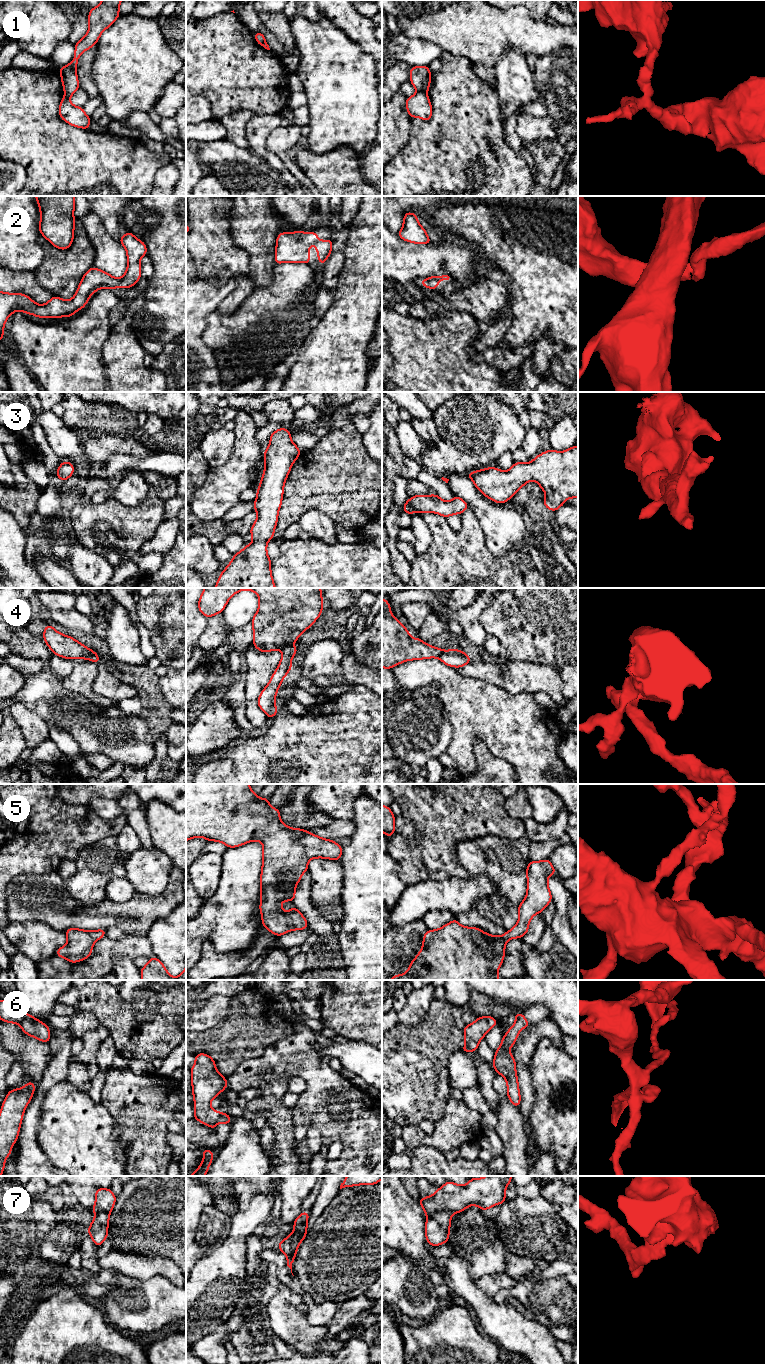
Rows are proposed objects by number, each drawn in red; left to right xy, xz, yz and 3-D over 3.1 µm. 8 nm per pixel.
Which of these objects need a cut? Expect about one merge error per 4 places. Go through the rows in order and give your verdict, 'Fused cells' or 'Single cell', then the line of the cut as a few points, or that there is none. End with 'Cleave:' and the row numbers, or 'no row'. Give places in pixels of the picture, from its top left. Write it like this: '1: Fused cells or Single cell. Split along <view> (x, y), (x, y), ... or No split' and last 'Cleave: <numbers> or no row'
1: Fused cells. Split along yz (417, 90), (426, 94)
2: Single cell. No split
3: Single cell. No split
4: Fused cells. Split along xz (292, 644), (281, 649)
5: Single cell. No split
6: Single cell. No split
7: Fused cells. Split along xz (306, 1228), (296, 1240), (292, 1239)
Cleave: 1, 4, 7

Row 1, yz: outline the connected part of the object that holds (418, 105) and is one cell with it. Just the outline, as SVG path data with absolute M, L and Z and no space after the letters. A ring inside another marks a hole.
M420 91L406 98L406 109L410 118L419 117L424 121L429 121L433 113L427 94Z

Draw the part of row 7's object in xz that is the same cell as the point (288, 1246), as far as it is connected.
M301 1212L300 1215L296 1218L296 1220L295 1220L294 1223L293 1223L294 1231L293 1231L291 1234L289 1234L286 1239L284 1239L284 1240L282 1240L282 1241L280 1241L280 1242L278 1243L278 1247L279 1247L280 1251L281 1251L282 1253L284 1253L284 1254L286 1255L286 1257L287 1257L287 1266L291 1269L291 1273L292 1273L292 1264L293 1264L293 1261L294 1261L294 1259L295 1259L296 1253L297 1253L297 1251L298 1251L298 1246L299 1246L299 1244L300 1244L300 1243L305 1239L305 1237L306 1237L306 1232L307 1232L307 1229L308 1229L308 1227L307 1227L307 1221L308 1221L309 1215L310 1215L310 1212ZM301 1227L304 1227L304 1228L306 1229L306 1231L305 1231L304 1233L300 1234L299 1239L298 1239L297 1241L294 1241L293 1238L292 1238L292 1236L293 1236L293 1234L295 1233L296 1229L297 1229L297 1228L301 1228ZM292 1273L292 1275L293 1275L293 1273ZM293 1275L293 1276L294 1276L294 1275Z

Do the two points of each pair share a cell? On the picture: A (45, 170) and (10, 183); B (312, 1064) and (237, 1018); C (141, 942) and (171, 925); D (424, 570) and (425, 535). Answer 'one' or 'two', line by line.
A: two
B: two
C: two
D: two

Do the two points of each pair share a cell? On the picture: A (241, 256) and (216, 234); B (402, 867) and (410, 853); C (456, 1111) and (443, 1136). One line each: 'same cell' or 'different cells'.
A: same cell
B: same cell
C: same cell

